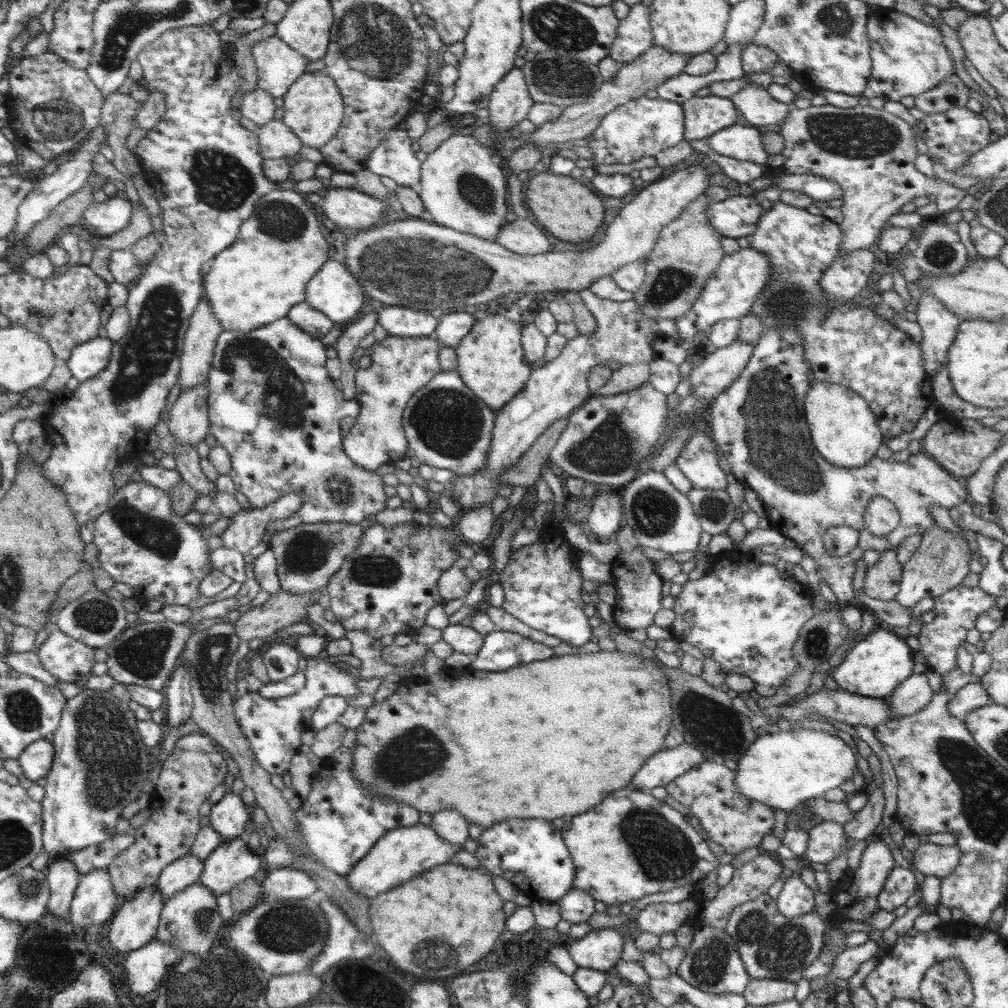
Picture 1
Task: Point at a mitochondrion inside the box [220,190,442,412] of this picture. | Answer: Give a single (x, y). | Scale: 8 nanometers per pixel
(278, 219)

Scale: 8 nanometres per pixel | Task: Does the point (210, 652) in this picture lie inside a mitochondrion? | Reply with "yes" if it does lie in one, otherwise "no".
yes

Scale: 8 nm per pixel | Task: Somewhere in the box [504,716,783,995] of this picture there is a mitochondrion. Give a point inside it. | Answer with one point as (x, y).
(665, 853)

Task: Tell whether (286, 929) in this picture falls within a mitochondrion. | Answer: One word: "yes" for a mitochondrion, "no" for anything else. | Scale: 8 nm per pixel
yes

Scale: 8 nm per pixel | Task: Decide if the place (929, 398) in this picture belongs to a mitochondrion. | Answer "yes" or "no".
no

